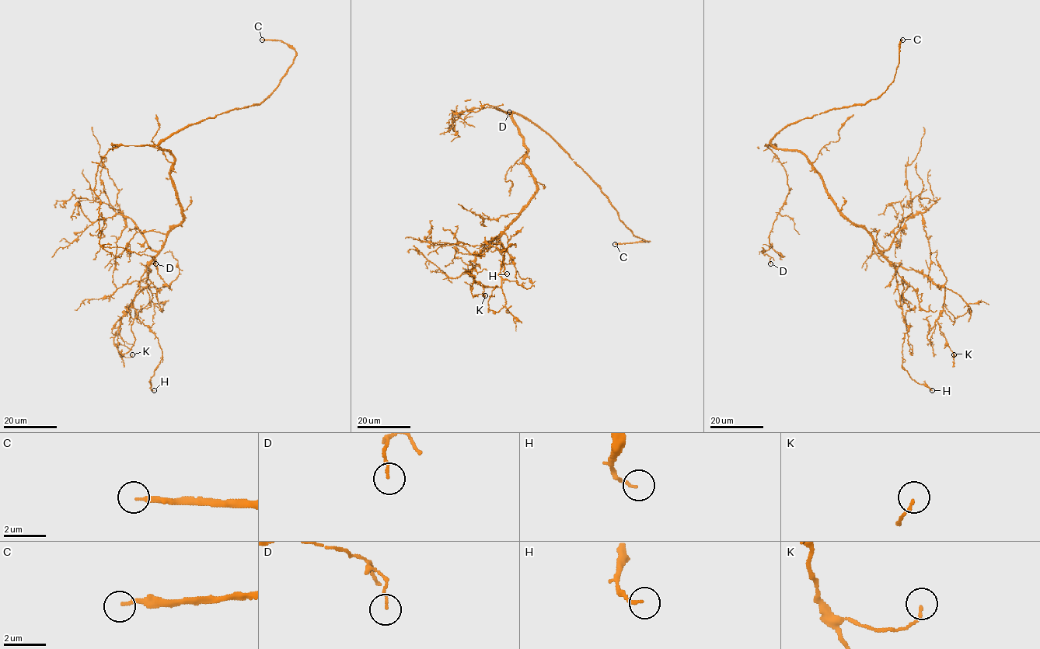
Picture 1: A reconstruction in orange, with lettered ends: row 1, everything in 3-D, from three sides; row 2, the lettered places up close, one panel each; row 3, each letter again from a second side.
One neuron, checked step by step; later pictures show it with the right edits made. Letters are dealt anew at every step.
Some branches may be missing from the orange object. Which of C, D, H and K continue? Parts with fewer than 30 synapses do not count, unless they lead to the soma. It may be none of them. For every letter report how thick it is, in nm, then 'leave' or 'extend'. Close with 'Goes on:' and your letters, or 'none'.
C: 180 nm | extend
D: 100 nm | leave
H: 110 nm | leave
K: 110 nm | leave
Goes on: C

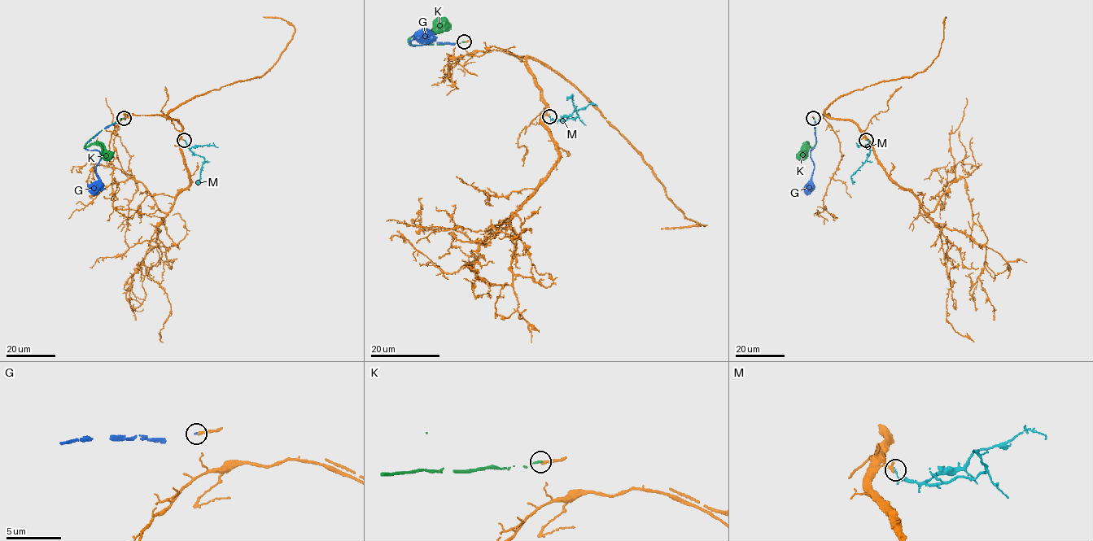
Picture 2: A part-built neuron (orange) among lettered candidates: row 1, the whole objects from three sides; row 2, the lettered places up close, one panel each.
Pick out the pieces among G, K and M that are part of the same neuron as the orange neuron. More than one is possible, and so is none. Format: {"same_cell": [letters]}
{"same_cell": ["G"]}

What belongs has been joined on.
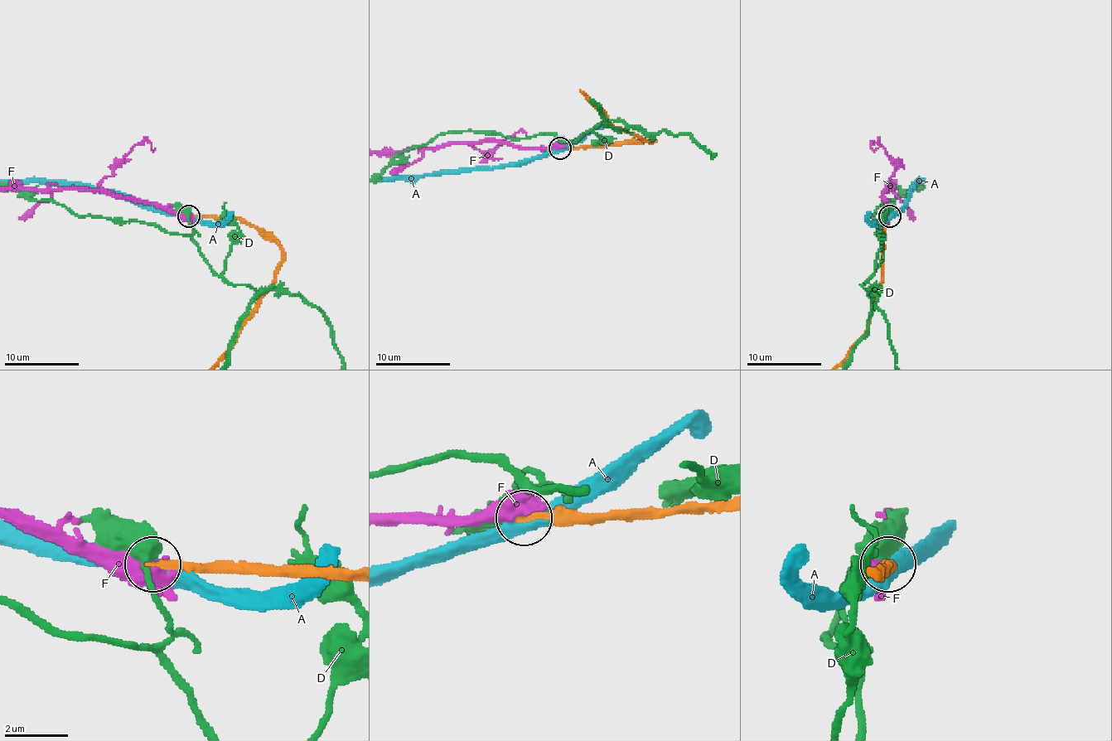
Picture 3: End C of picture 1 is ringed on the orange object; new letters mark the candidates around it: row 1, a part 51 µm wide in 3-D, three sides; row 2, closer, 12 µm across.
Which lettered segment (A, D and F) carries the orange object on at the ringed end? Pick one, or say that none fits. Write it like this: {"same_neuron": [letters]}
{"same_neuron": ["F"]}

